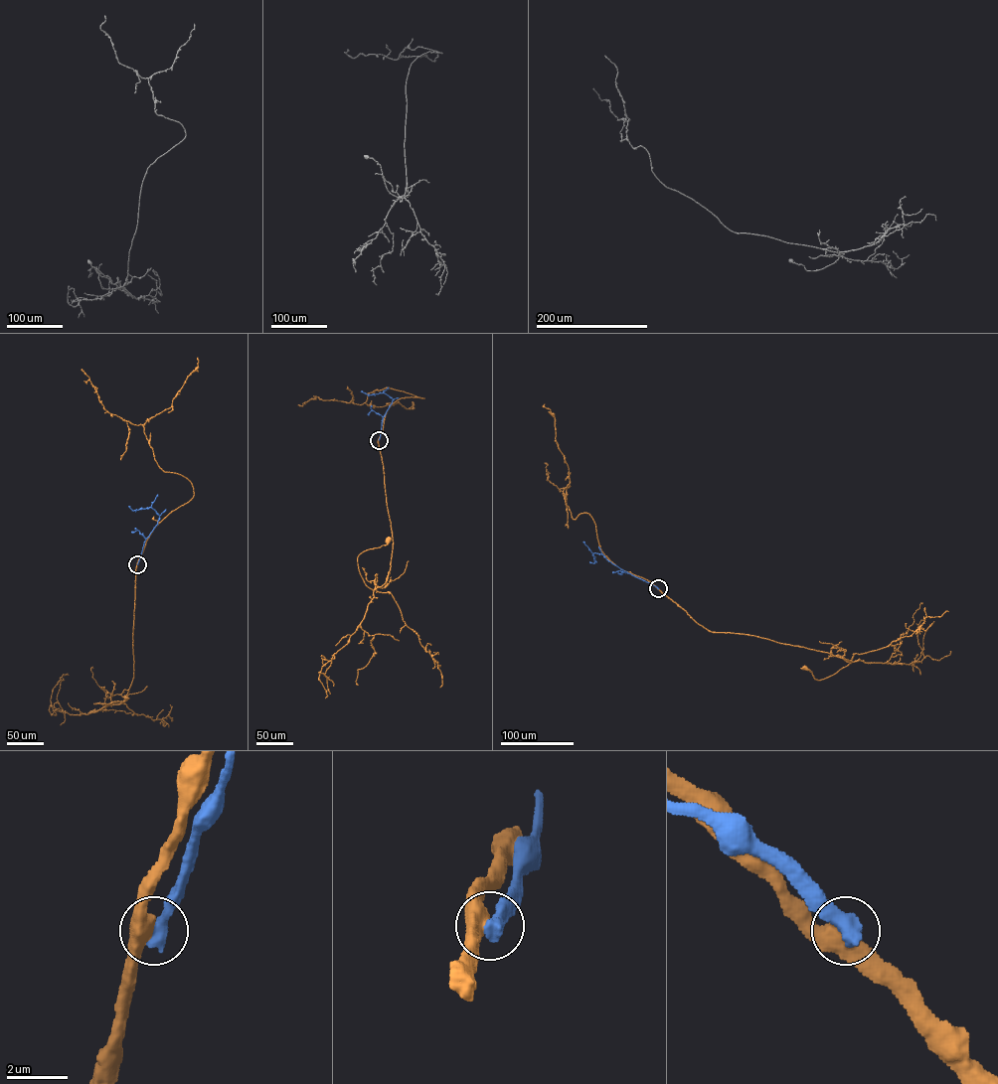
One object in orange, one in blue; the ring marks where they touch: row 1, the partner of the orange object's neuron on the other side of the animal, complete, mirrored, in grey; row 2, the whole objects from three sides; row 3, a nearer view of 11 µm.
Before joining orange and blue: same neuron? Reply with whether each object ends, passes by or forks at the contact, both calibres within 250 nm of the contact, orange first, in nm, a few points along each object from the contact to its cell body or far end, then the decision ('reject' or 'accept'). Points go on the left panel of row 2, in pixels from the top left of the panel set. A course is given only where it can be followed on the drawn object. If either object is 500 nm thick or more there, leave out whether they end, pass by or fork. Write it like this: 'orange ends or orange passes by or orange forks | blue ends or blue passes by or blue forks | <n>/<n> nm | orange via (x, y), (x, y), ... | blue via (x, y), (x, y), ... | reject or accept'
550/600 nm | orange via (137, 563), (132, 680), (121, 702), (93, 703), (110, 703), (126, 697) | blue via (137, 564), (144, 542), (159, 516), (151, 507), (132, 511), (128, 506) | reject

